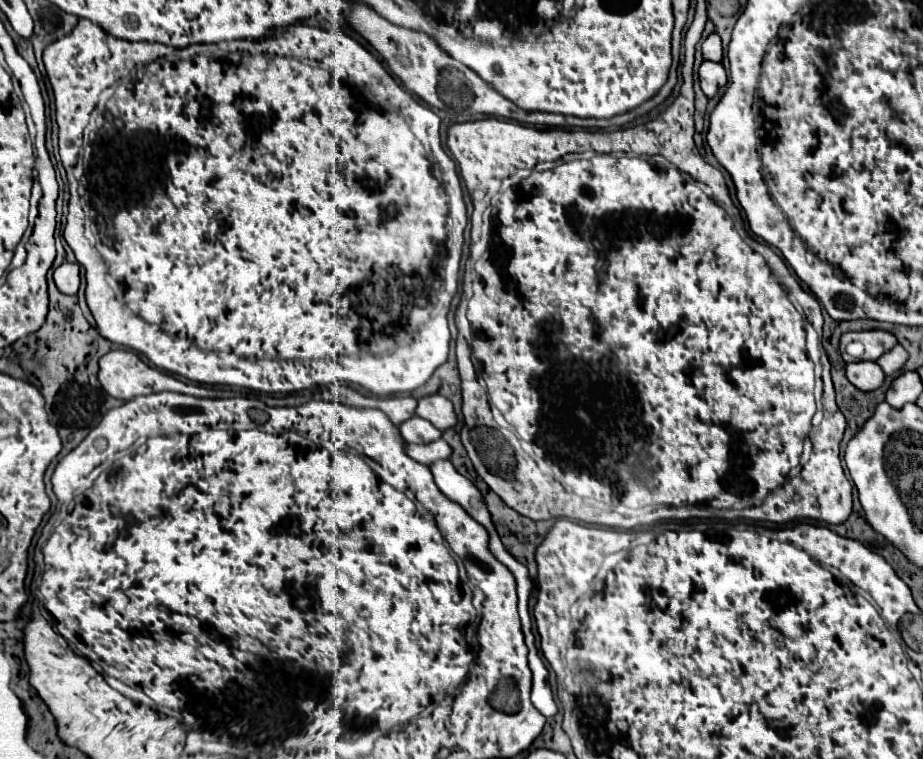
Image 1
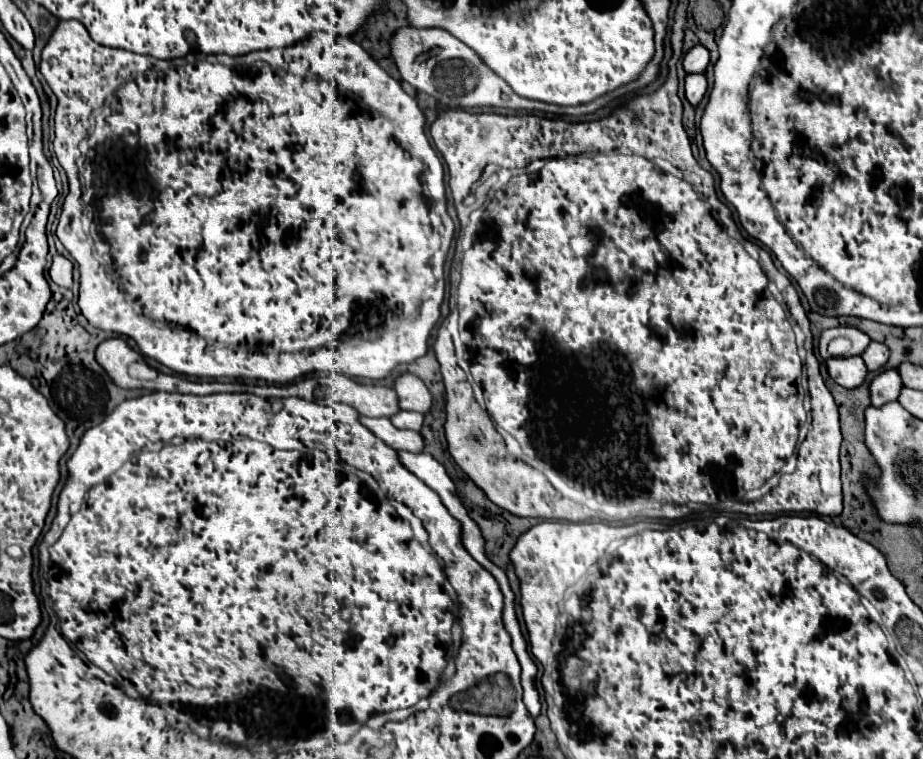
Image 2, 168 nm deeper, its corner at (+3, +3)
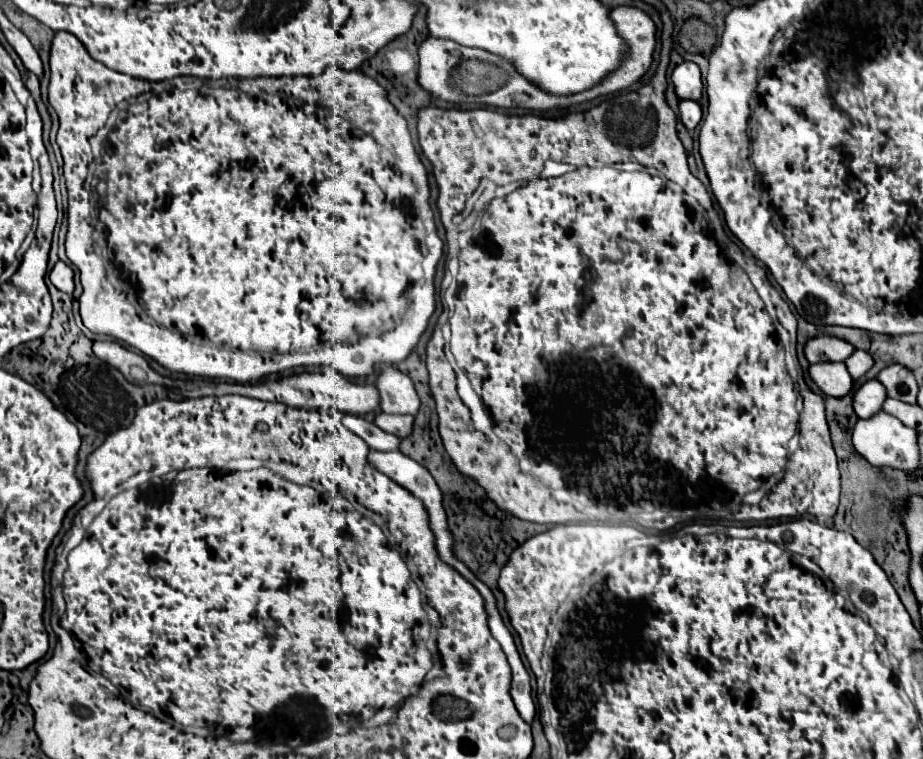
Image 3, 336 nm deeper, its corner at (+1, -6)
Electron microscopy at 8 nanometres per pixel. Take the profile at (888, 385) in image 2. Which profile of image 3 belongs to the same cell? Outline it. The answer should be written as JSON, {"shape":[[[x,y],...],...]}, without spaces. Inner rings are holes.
{"shape":[[[867,380],[863,386],[859,386],[853,392],[853,412],[859,418],[869,418],[881,410],[881,404],[885,398],[887,398],[885,388],[881,388],[877,380]]]}

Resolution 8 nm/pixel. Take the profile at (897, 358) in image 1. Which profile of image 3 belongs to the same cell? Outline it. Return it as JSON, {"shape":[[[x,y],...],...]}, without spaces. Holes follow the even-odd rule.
{"shape":[[[855,350],[847,360],[845,366],[849,370],[849,374],[857,380],[859,376],[863,376],[871,366],[873,366],[873,358],[865,352],[865,350]]]}

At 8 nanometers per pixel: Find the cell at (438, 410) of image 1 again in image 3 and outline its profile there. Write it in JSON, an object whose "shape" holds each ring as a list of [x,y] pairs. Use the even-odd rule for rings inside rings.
{"shape":[[[383,366],[375,386],[379,390],[379,408],[387,414],[415,414],[419,408],[417,392],[413,388],[413,380],[407,374],[399,372],[393,366]]]}

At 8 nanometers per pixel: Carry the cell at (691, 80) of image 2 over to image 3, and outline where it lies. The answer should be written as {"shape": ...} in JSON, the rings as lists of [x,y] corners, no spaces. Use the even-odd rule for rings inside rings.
{"shape":[[[693,100],[679,102],[679,116],[681,116],[683,126],[689,132],[693,132],[695,126],[701,122],[701,106],[699,106],[699,102],[693,102]]]}

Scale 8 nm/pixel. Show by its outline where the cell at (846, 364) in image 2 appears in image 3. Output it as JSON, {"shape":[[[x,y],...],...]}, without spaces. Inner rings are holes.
{"shape":[[[821,362],[809,366],[811,380],[821,388],[827,396],[845,396],[853,388],[853,378],[849,376],[843,362]]]}

